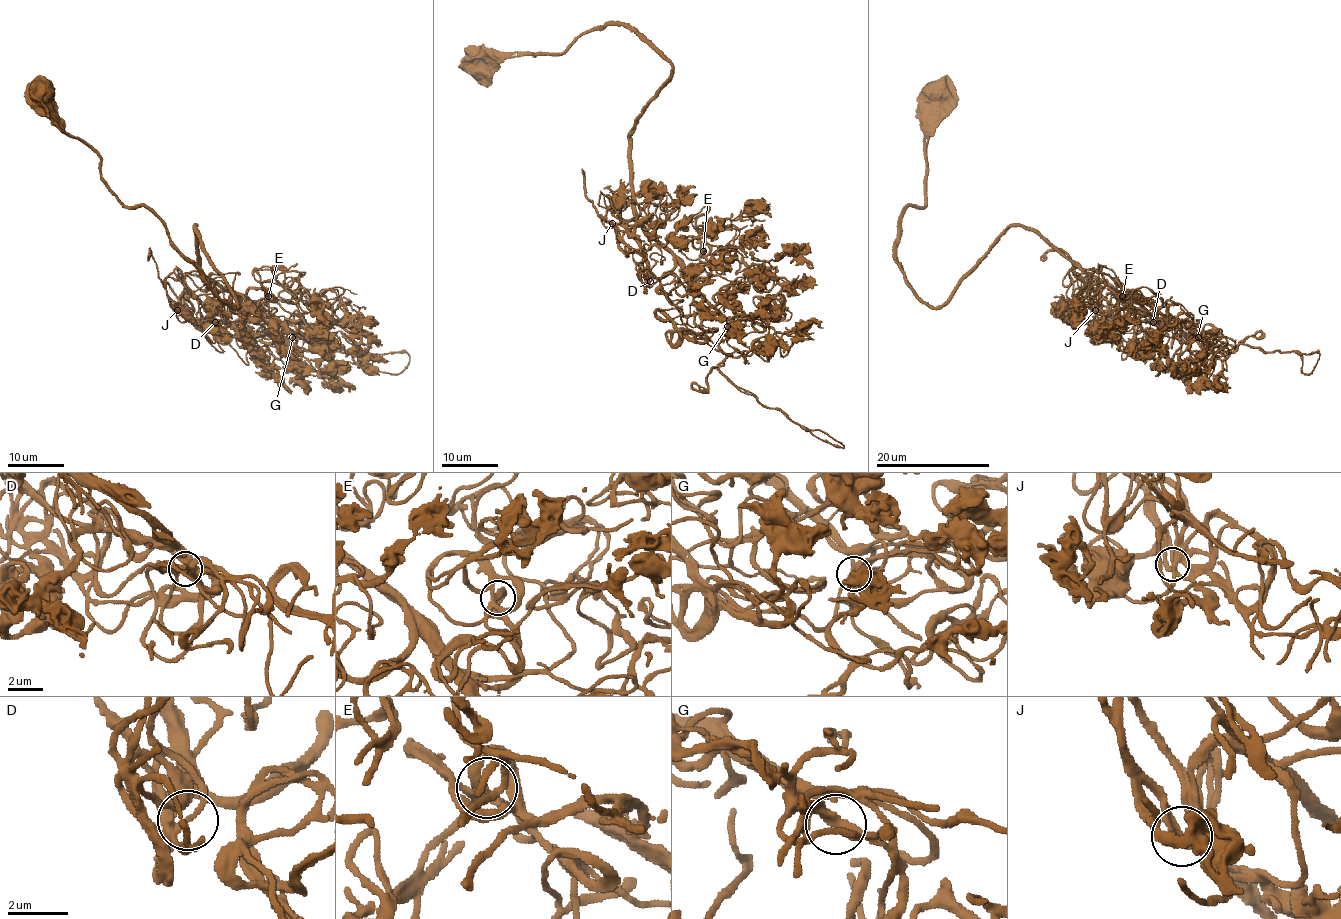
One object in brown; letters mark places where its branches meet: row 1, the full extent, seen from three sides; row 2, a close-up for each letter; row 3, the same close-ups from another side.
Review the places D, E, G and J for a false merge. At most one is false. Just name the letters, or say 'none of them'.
none of them

